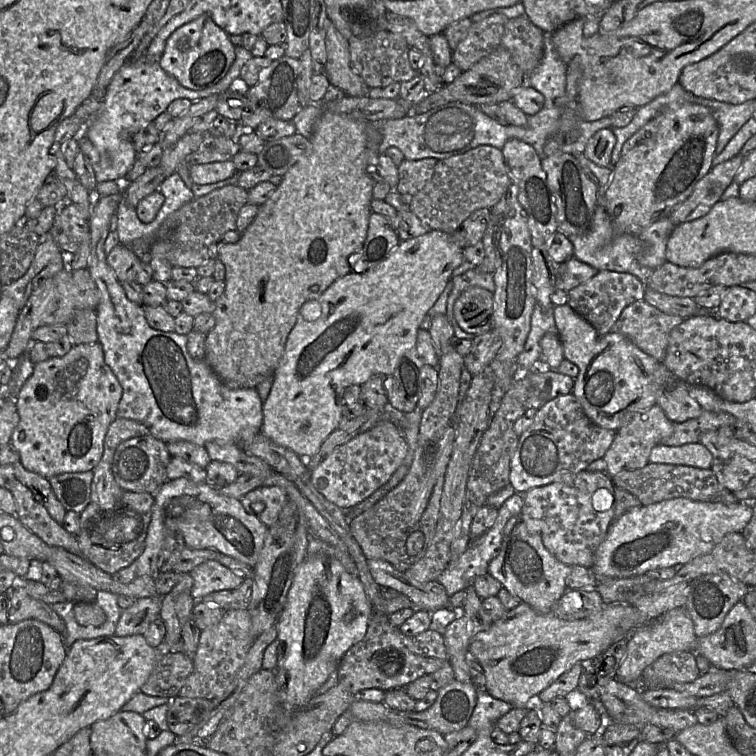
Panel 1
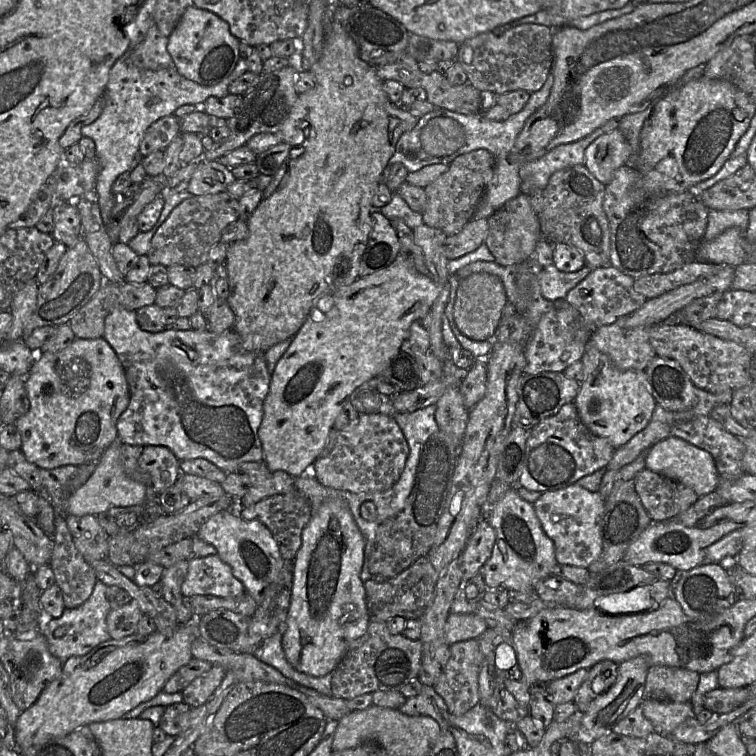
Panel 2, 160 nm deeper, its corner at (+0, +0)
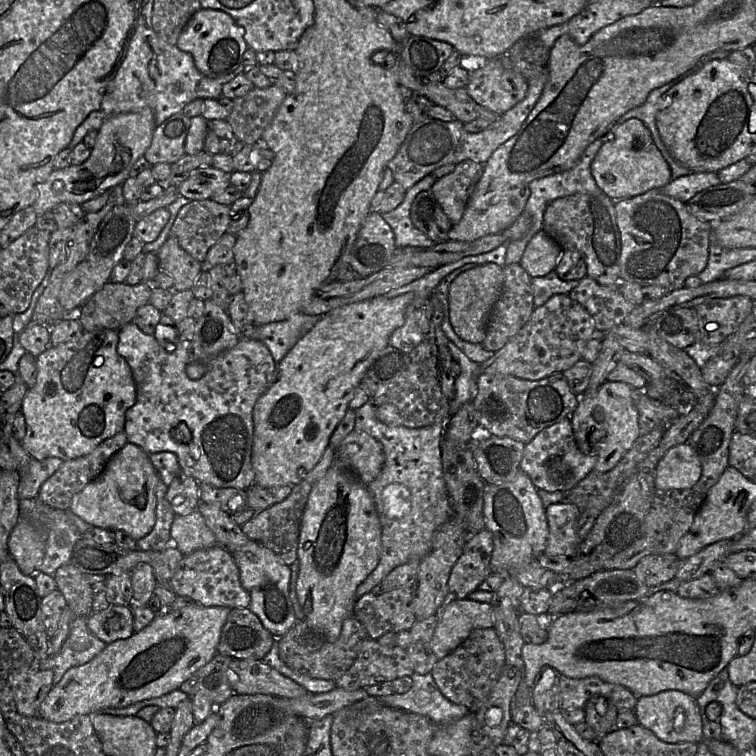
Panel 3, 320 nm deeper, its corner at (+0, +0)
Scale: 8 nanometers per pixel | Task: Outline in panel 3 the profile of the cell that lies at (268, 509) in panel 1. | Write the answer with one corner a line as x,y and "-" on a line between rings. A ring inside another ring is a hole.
308,481
297,484
292,488
290,495
285,500
256,513
254,517
242,525
242,532
249,539
271,549
287,566
290,567
297,559
301,518
312,488
313,486

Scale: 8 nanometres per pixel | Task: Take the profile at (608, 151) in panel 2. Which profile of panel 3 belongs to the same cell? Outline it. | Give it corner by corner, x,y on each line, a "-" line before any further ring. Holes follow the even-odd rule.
632,118
615,125
613,137
603,143
591,163
591,173
598,187
611,199
621,200
668,185
673,180
671,169
644,123

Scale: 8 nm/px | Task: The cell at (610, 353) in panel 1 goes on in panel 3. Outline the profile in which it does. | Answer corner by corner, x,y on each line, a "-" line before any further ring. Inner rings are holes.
606,381
593,394
580,395
571,421
576,443
582,453
597,457
593,471
608,472
631,449
640,436
639,414
634,404
634,390
624,382

